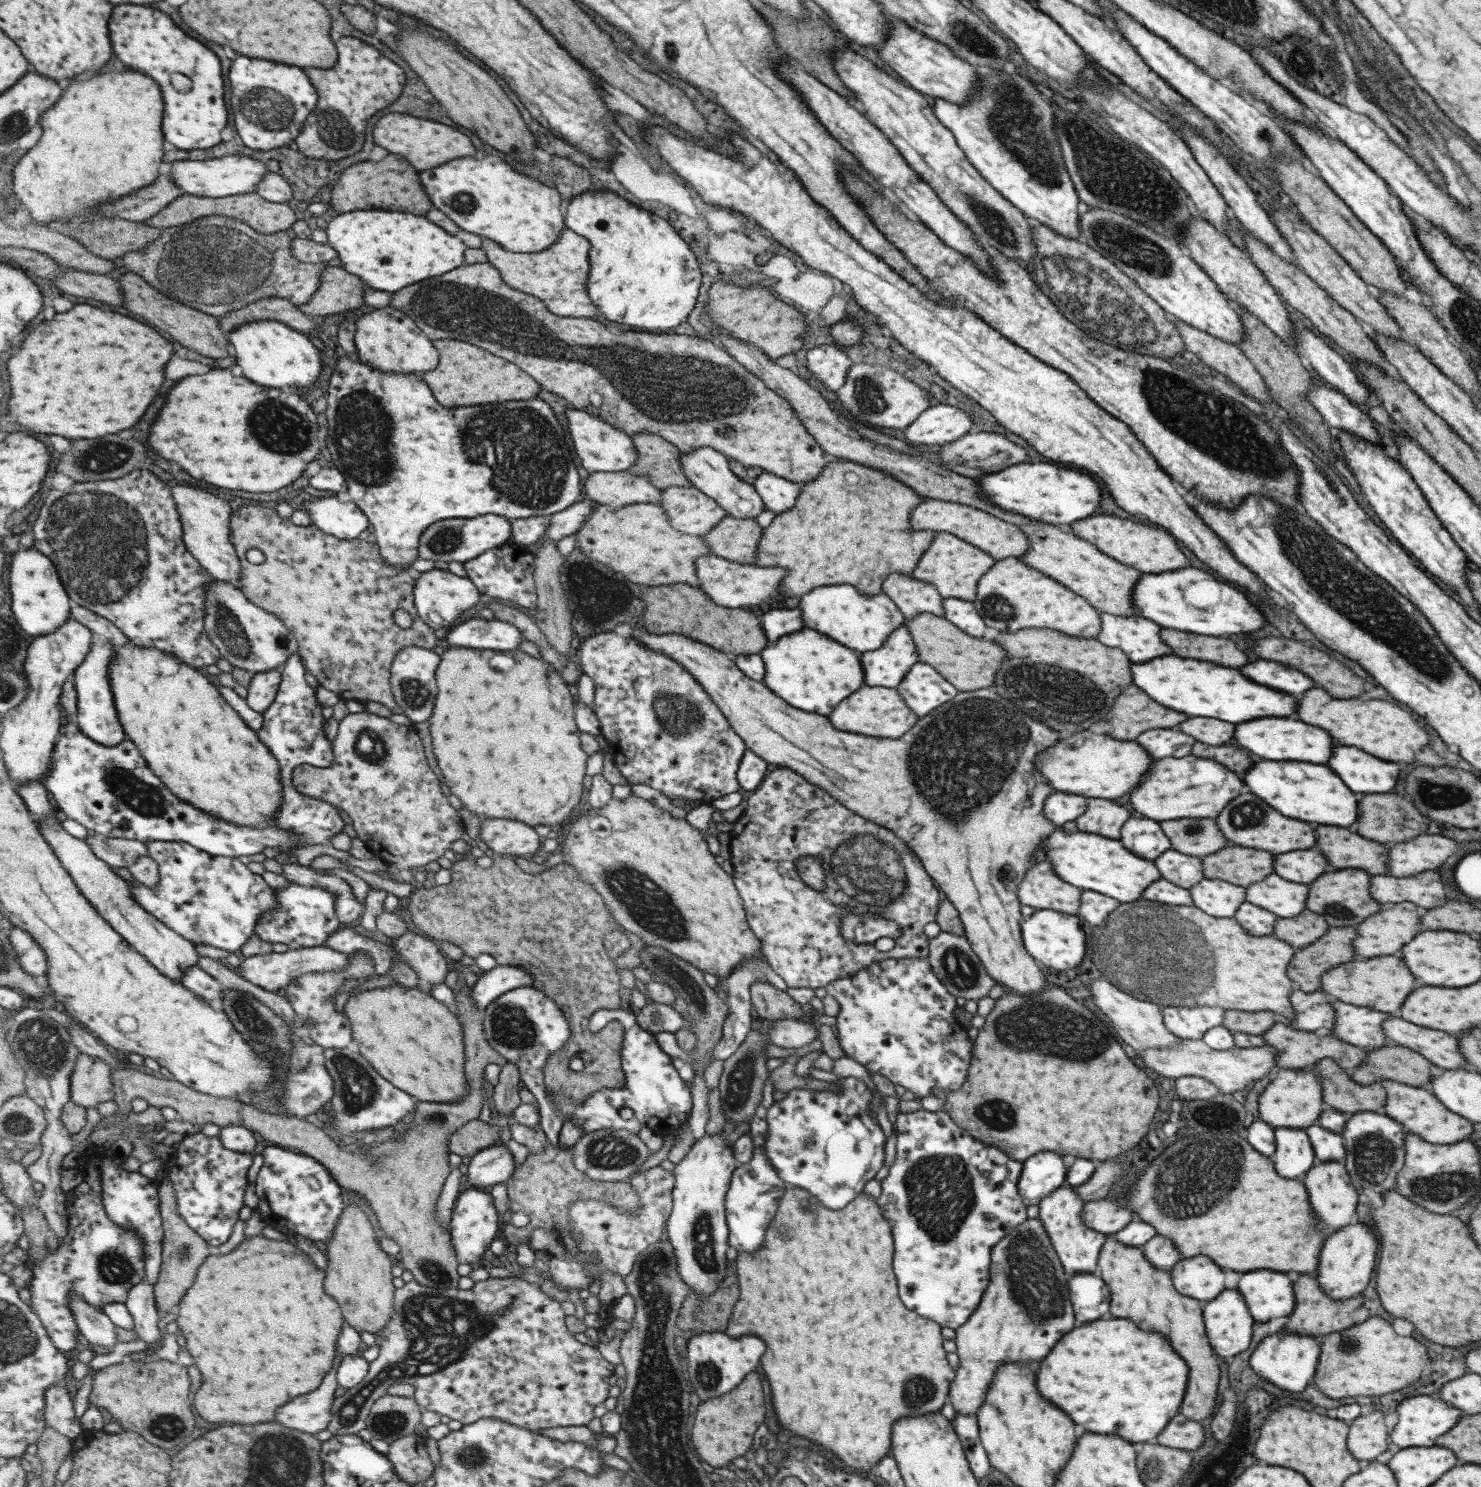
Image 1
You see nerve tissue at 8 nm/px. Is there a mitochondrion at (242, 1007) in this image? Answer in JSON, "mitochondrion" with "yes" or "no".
{"mitochondrion":"yes"}

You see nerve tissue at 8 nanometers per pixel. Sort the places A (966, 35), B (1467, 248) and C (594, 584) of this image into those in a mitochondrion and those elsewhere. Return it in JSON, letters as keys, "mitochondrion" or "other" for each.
{"A":"mitochondrion","B":"other","C":"mitochondrion"}

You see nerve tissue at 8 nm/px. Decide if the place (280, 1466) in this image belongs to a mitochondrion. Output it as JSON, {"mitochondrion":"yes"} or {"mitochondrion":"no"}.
{"mitochondrion":"yes"}

